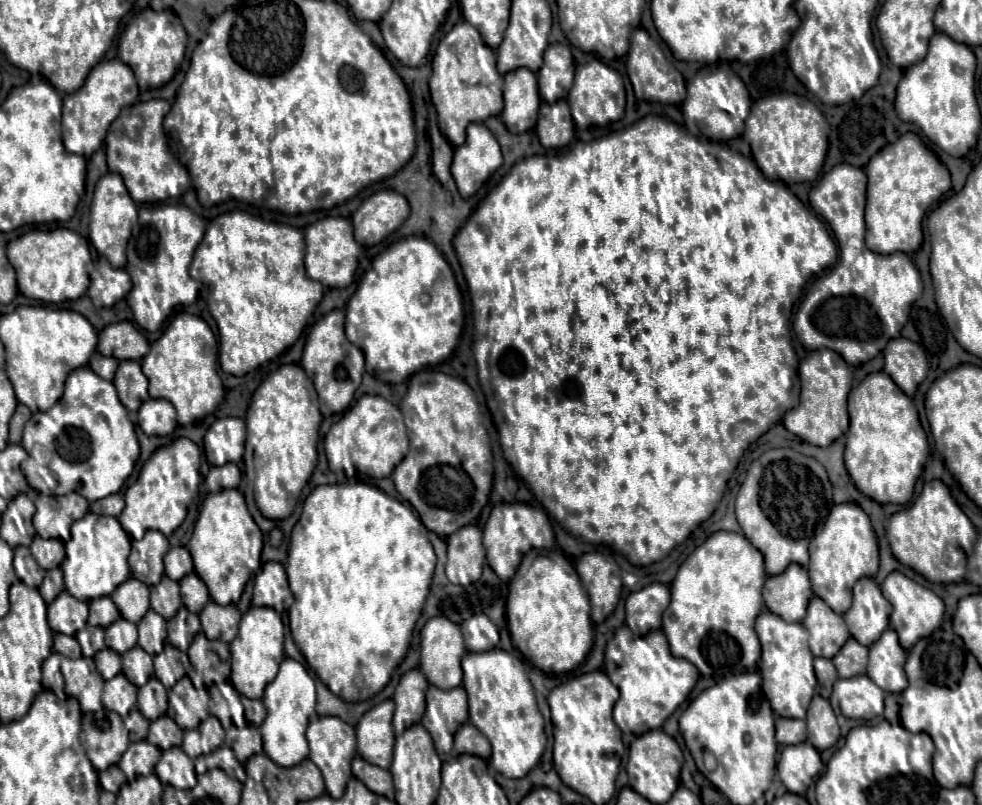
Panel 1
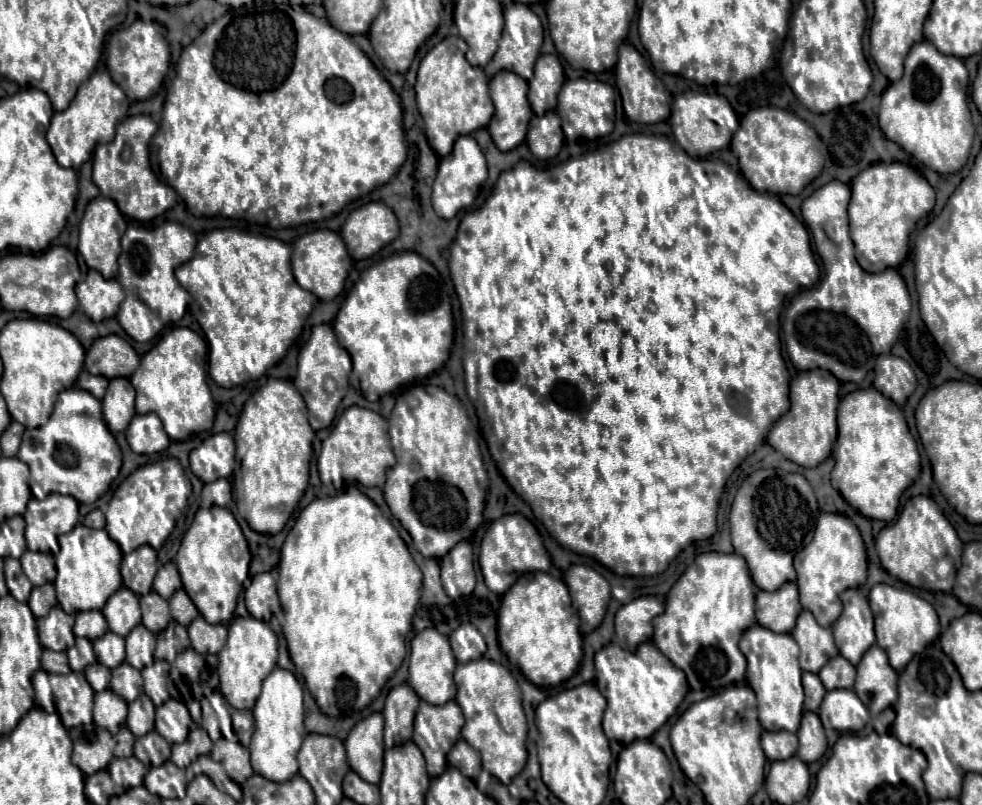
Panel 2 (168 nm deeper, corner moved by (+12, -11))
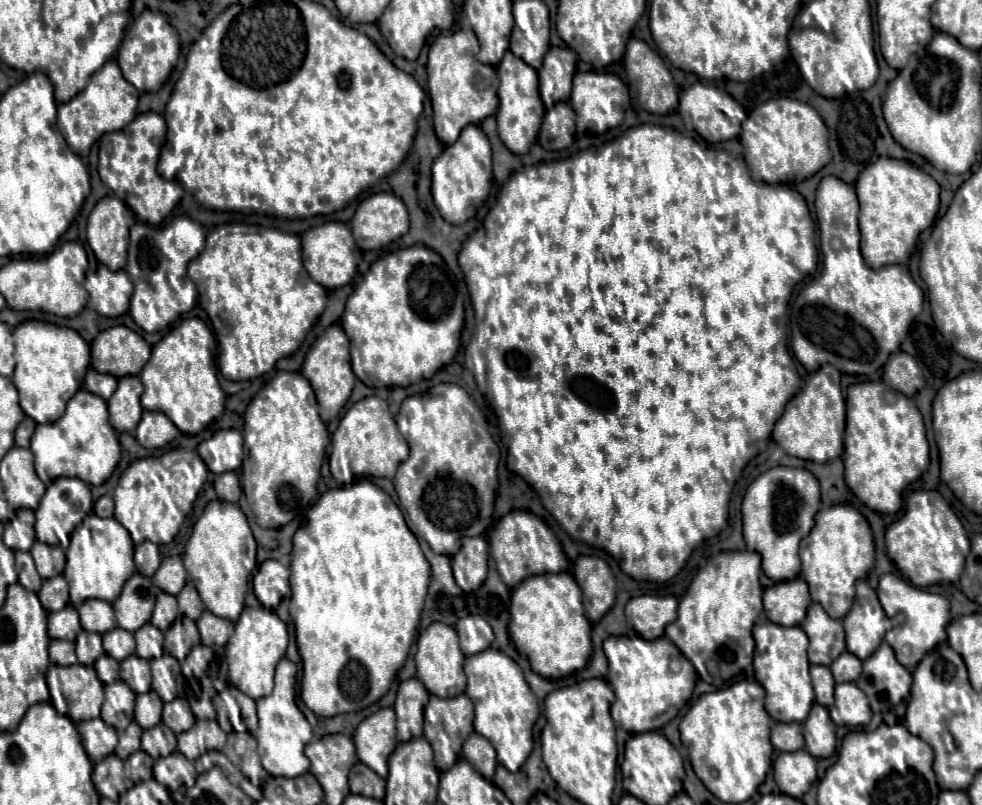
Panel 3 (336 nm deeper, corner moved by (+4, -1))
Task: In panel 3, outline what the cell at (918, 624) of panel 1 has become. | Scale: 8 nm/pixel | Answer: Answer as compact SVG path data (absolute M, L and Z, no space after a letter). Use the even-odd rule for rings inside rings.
M885 574L879 580L879 602L885 610L885 614L891 620L891 630L885 634L885 642L895 650L895 656L907 670L913 670L919 660L931 652L937 644L947 640L947 624L951 622L951 612L949 612L949 600L941 594L933 594L927 590L921 590L913 584L909 584L903 578L897 578L895 574Z

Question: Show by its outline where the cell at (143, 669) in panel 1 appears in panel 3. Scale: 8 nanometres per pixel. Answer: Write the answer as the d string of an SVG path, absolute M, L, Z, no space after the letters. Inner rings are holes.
M139 656L125 658L121 662L119 676L135 694L143 694L143 692L151 690L151 668L149 668L149 662L139 658Z

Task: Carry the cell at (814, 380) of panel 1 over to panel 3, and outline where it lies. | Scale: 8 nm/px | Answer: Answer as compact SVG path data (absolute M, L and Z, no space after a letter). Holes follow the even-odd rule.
M831 364L821 366L809 376L801 392L797 392L785 406L783 416L775 422L771 438L791 456L825 464L843 454L845 430L845 400L839 386L839 370Z

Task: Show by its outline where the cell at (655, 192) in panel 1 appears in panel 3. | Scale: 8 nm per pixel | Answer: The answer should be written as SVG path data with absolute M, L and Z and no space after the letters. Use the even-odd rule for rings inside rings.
M639 124L639 126L629 128L625 136L620 136L614 139L613 142L609 142L609 144L603 144L603 146L597 146L597 148L595 146L587 148L587 150L583 150L583 152L579 152L575 156L565 158L565 160L543 162L543 164L527 166L527 168L523 168L519 172L513 172L509 182L503 186L497 204L485 216L481 228L471 238L467 238L467 242L463 244L461 254L459 254L459 266L461 266L463 274L465 274L465 282L469 290L476 321L475 337L472 338L466 348L465 365L472 371L477 386L486 398L488 405L495 408L493 410L498 418L500 434L508 447L507 468L511 472L519 474L523 480L527 480L535 488L535 492L539 494L545 508L553 514L555 520L559 520L559 524L565 528L565 532L573 540L579 540L579 542L585 542L589 546L595 546L595 548L601 548L601 550L609 552L617 560L619 568L627 576L631 576L633 580L651 580L651 582L671 580L673 576L677 576L681 572L681 568L685 566L691 552L703 540L717 536L727 526L727 518L729 518L727 504L729 504L729 496L731 496L731 490L733 490L737 478L741 476L747 462L767 448L773 424L777 422L779 414L783 414L783 406L789 402L789 398L793 398L793 394L799 390L801 380L799 380L795 362L793 362L793 358L789 356L789 350L787 350L785 312L787 312L787 302L789 302L793 286L801 282L806 276L815 274L821 263L815 237L816 224L813 222L811 214L809 214L807 202L793 186L787 184L765 184L763 186L763 184L759 184L759 182L755 182L751 178L743 158L735 158L725 150L715 150L701 146L697 140L687 138L687 136L683 136L683 134L670 127ZM709 268L711 268L711 290L699 290L699 278L703 278L703 274Z

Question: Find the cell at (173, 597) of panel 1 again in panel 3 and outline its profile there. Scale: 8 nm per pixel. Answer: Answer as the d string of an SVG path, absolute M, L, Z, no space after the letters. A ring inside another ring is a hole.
M159 592L151 624L165 632L173 624L175 616L177 616L177 600L175 600L175 596L171 596L167 592Z

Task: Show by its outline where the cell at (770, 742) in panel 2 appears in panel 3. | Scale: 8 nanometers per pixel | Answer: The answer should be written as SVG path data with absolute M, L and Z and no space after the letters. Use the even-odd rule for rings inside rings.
M777 722L771 730L771 744L779 752L801 750L803 748L803 726L799 722L791 722L791 724Z

